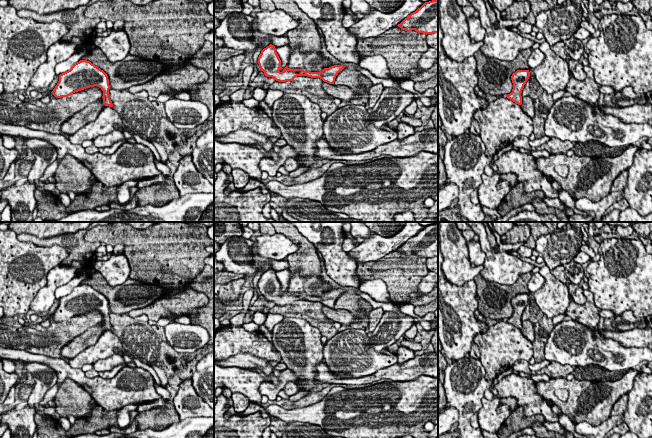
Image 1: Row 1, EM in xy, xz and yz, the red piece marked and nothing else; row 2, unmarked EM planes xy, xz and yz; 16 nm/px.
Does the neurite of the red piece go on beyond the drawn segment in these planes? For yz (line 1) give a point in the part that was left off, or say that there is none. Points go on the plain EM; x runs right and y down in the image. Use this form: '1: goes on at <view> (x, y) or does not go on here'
1: does not go on here

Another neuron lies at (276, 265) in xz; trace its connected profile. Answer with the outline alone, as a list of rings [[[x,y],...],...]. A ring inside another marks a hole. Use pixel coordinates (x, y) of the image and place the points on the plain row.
[[[269,259],[267,262],[265,262],[264,265],[260,263],[259,268],[260,268],[260,271],[263,271],[263,272],[266,272],[270,268],[274,269],[275,272],[282,271],[285,269],[290,271],[290,266],[286,259],[282,261],[276,261],[276,260]]]

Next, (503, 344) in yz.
[[[500,320],[486,332],[477,334],[473,342],[479,348],[486,380],[497,378],[518,360],[529,361],[533,357],[533,343],[506,320]]]

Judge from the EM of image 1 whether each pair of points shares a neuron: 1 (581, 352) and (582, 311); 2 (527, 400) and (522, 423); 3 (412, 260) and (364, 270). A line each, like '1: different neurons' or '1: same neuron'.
1: different neurons
2: different neurons
3: same neuron

